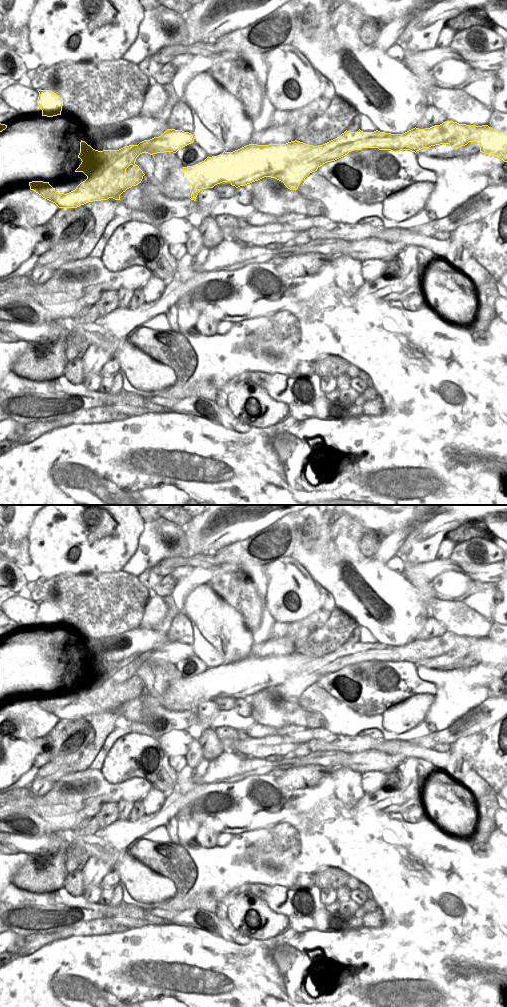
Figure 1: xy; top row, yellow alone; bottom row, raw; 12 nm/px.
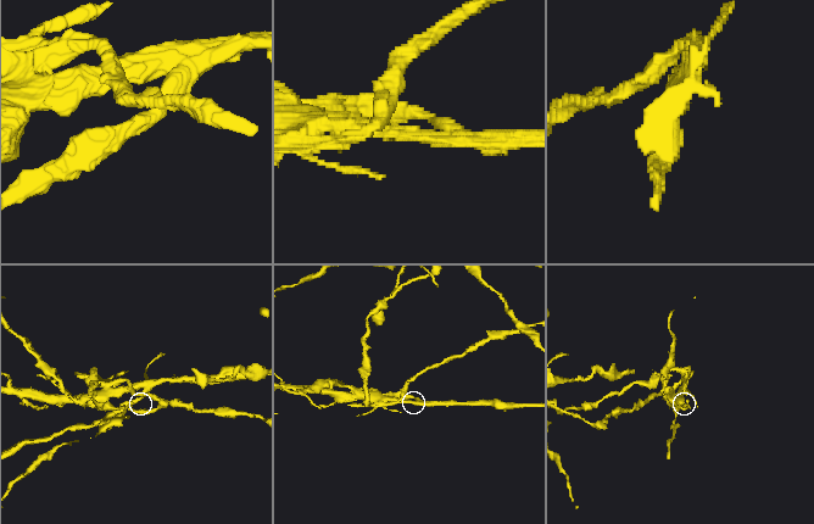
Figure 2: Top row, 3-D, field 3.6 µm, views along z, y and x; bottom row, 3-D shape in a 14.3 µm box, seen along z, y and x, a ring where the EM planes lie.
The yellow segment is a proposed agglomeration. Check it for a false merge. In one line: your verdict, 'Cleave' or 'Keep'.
Cleave

